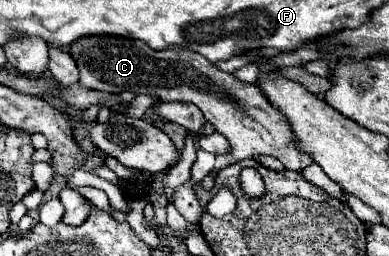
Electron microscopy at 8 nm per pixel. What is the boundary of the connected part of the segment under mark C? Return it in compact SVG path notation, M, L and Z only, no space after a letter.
M86 37L70 45L70 55L80 69L80 85L106 93L130 91L136 95L152 95L164 103L194 103L232 147L232 153L218 155L214 169L220 171L242 159L258 159L262 155L278 157L286 169L300 171L312 165L312 157L294 145L294 133L288 119L266 99L260 87L236 79L232 73L220 71L190 49L154 51L144 41L128 37Z

